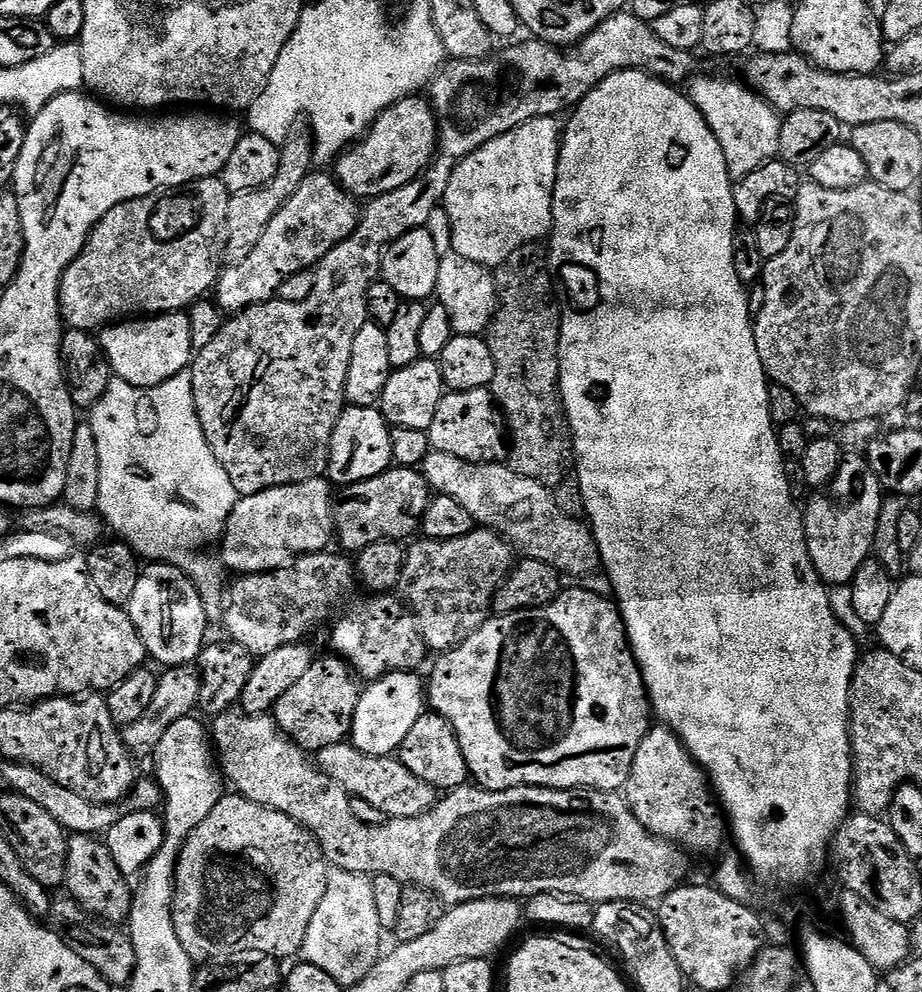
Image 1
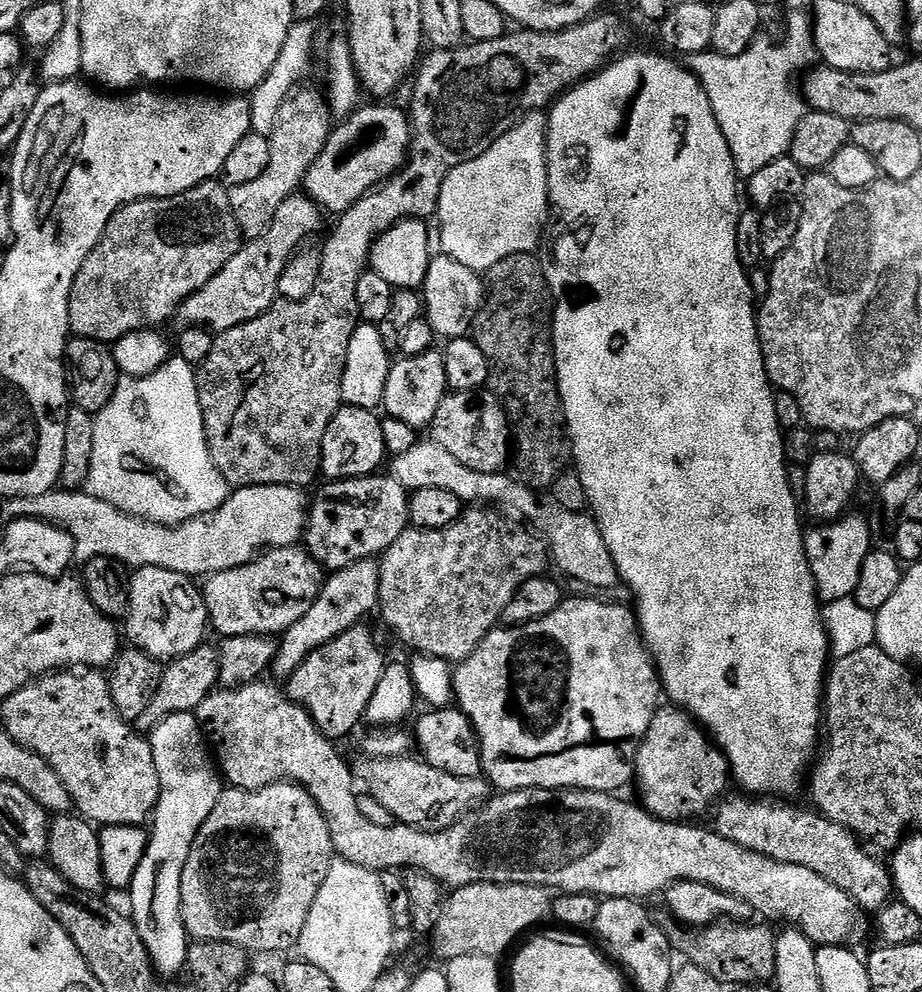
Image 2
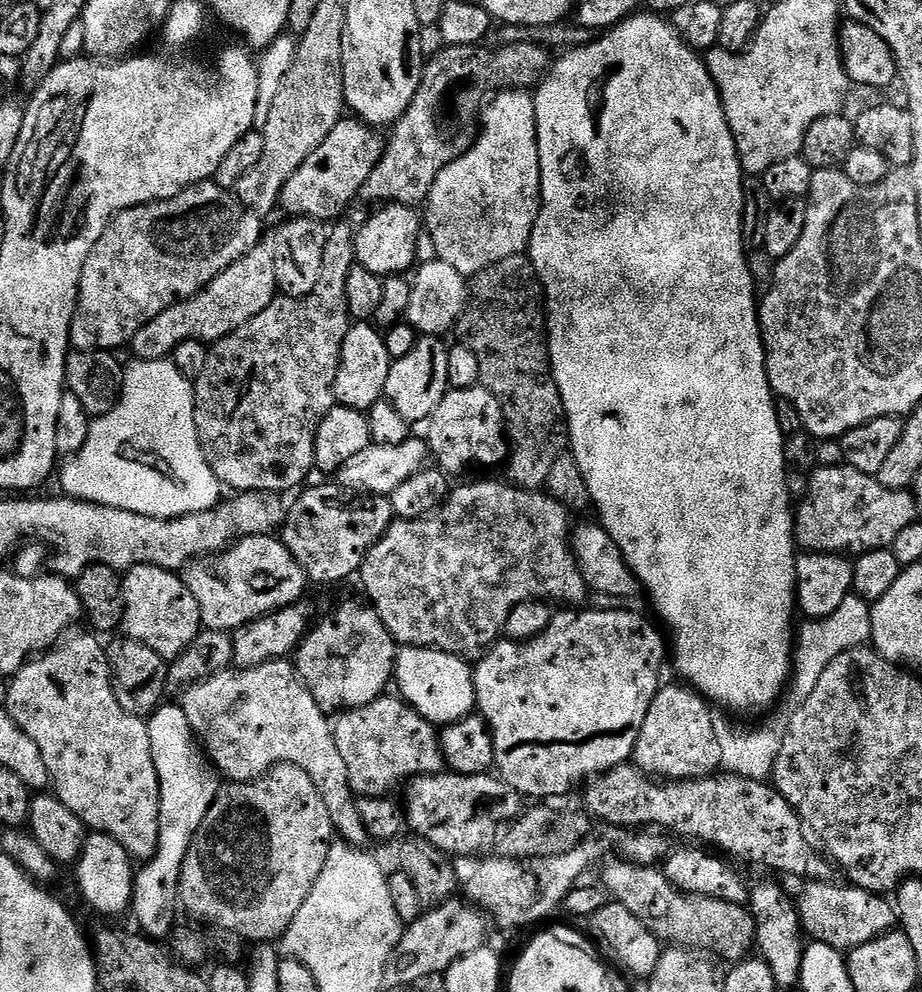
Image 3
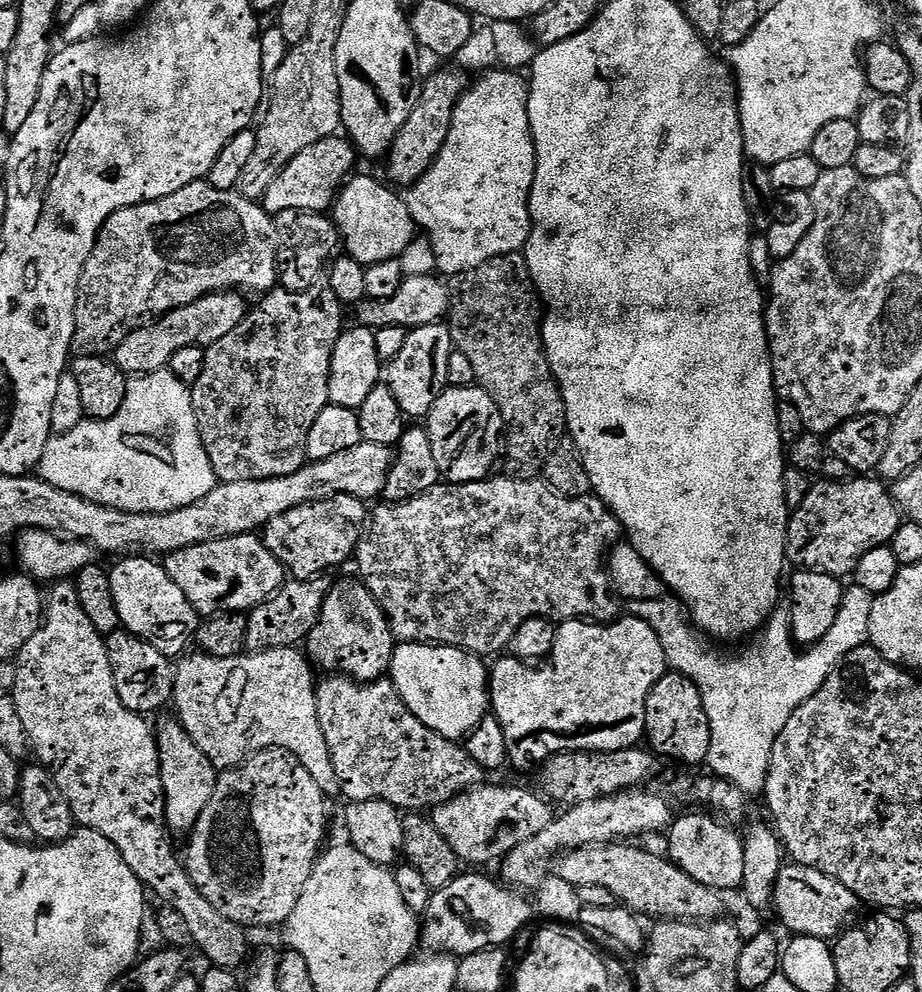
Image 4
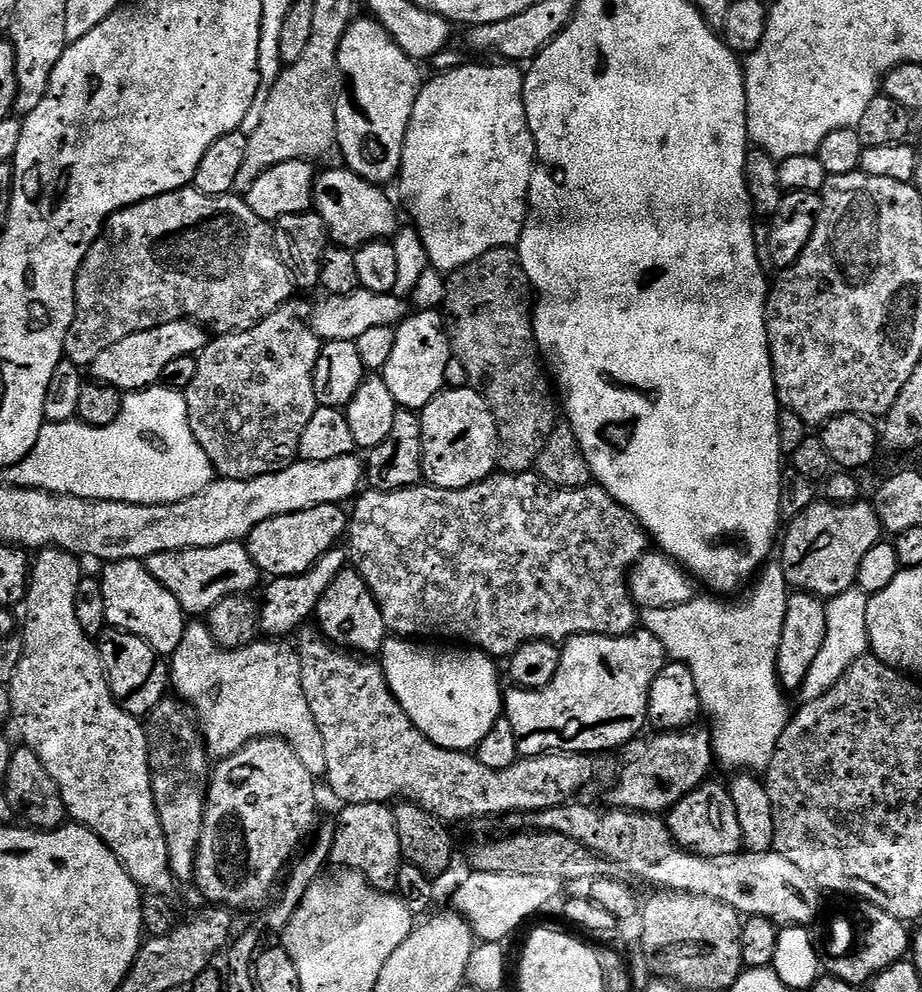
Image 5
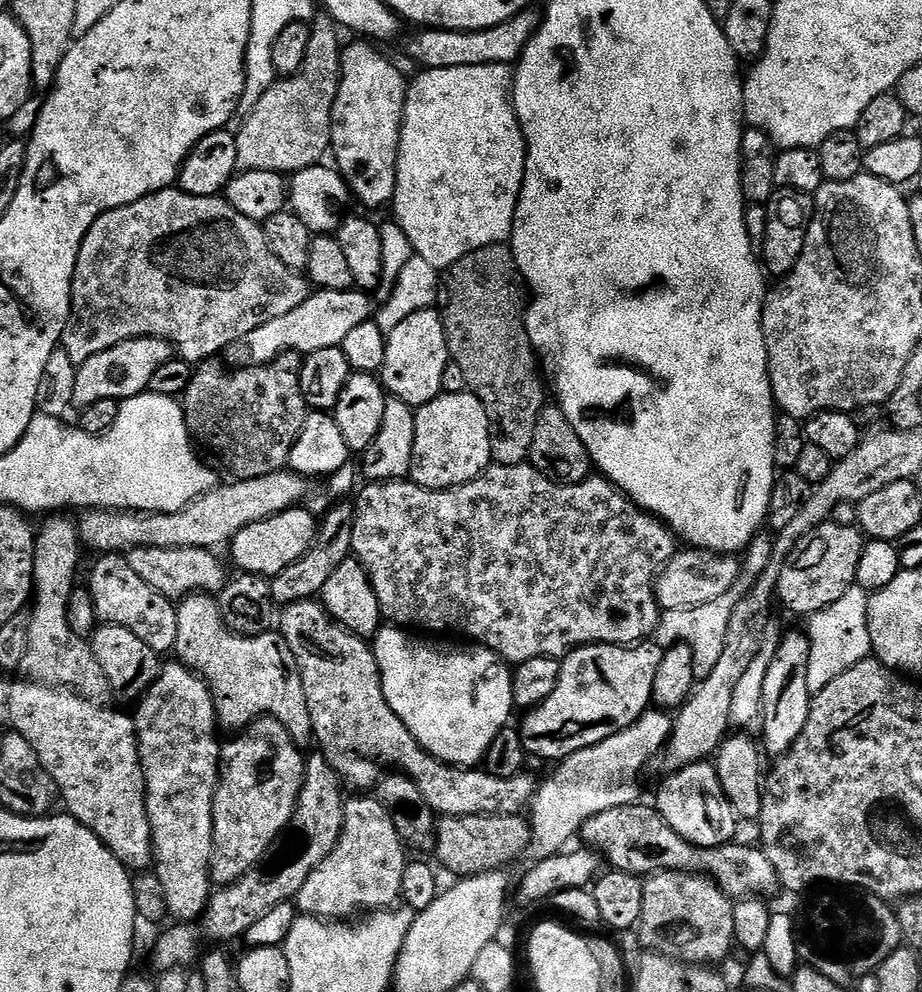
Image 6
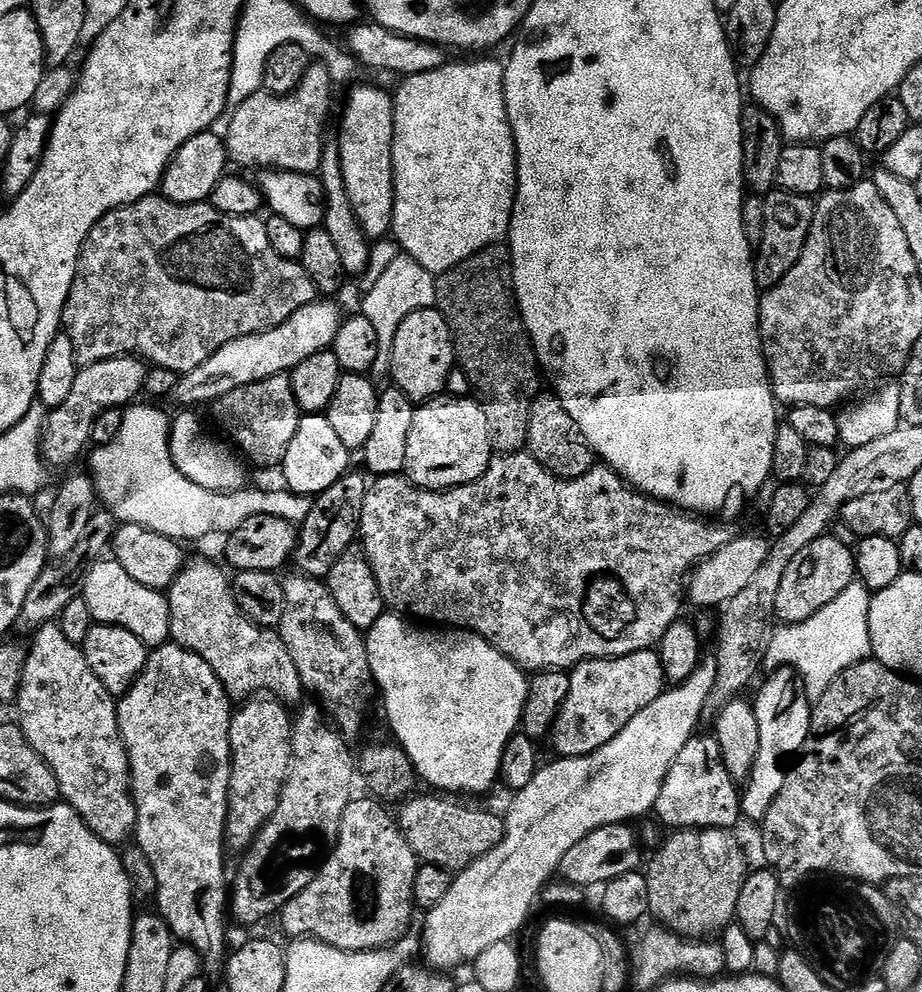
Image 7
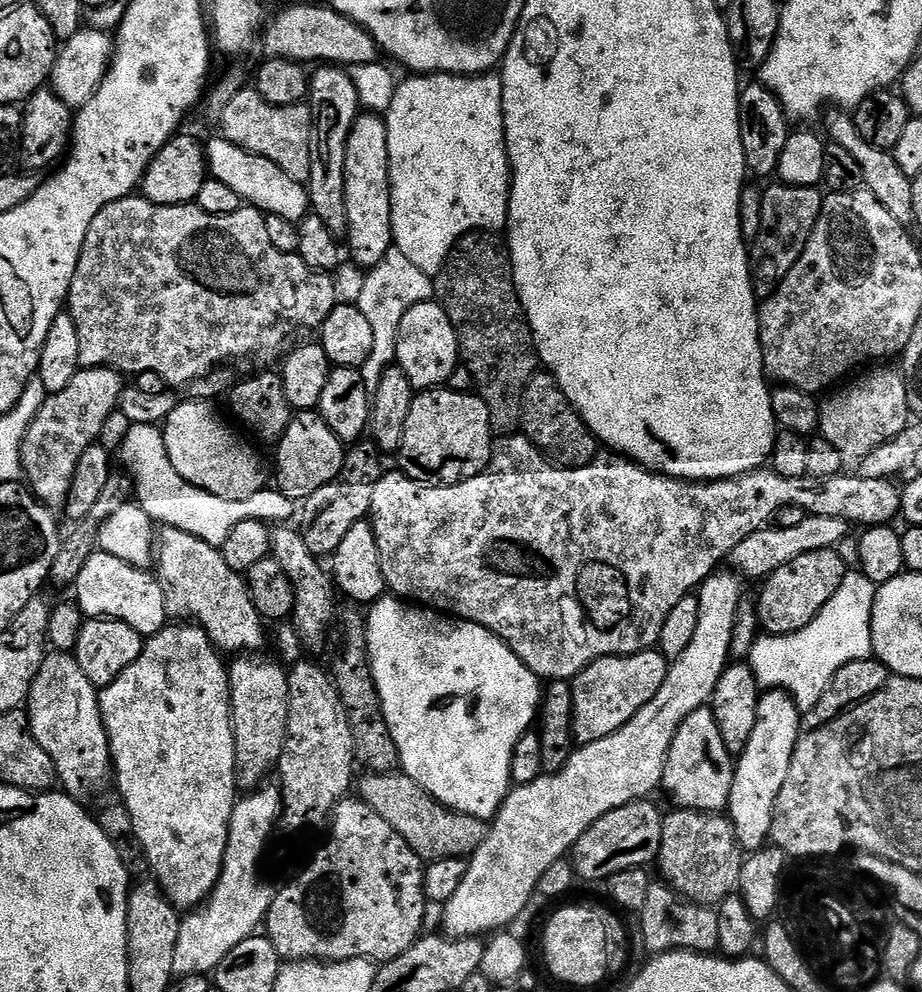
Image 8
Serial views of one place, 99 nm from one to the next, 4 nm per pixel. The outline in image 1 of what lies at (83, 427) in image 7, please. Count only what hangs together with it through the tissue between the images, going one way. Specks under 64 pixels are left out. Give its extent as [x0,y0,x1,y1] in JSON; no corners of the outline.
[214,170,361,314]

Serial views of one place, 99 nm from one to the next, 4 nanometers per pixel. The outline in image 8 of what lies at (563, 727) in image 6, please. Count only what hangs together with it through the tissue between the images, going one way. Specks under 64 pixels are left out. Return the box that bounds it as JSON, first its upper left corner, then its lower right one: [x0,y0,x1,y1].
[571,650,670,746]

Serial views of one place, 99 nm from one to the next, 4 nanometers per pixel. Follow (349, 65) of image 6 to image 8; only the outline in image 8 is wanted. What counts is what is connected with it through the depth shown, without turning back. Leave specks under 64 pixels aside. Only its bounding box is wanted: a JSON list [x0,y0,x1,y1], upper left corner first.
[346,114,394,270]

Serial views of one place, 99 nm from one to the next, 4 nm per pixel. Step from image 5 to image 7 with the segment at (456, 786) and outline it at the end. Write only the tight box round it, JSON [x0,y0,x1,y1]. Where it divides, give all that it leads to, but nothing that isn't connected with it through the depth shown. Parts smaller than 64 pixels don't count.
[279,570,374,738]

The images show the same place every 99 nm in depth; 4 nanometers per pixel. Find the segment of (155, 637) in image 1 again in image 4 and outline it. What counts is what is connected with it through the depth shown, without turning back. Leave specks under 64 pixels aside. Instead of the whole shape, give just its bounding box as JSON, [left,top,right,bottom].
[108,554,198,658]

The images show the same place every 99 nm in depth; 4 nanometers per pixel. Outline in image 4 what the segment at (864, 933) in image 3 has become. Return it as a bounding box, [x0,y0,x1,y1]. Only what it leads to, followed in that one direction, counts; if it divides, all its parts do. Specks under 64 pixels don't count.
[772,862,862,942]

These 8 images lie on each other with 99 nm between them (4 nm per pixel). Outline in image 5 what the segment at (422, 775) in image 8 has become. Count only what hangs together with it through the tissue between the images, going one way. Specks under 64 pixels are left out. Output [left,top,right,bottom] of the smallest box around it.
[378,638,502,752]

